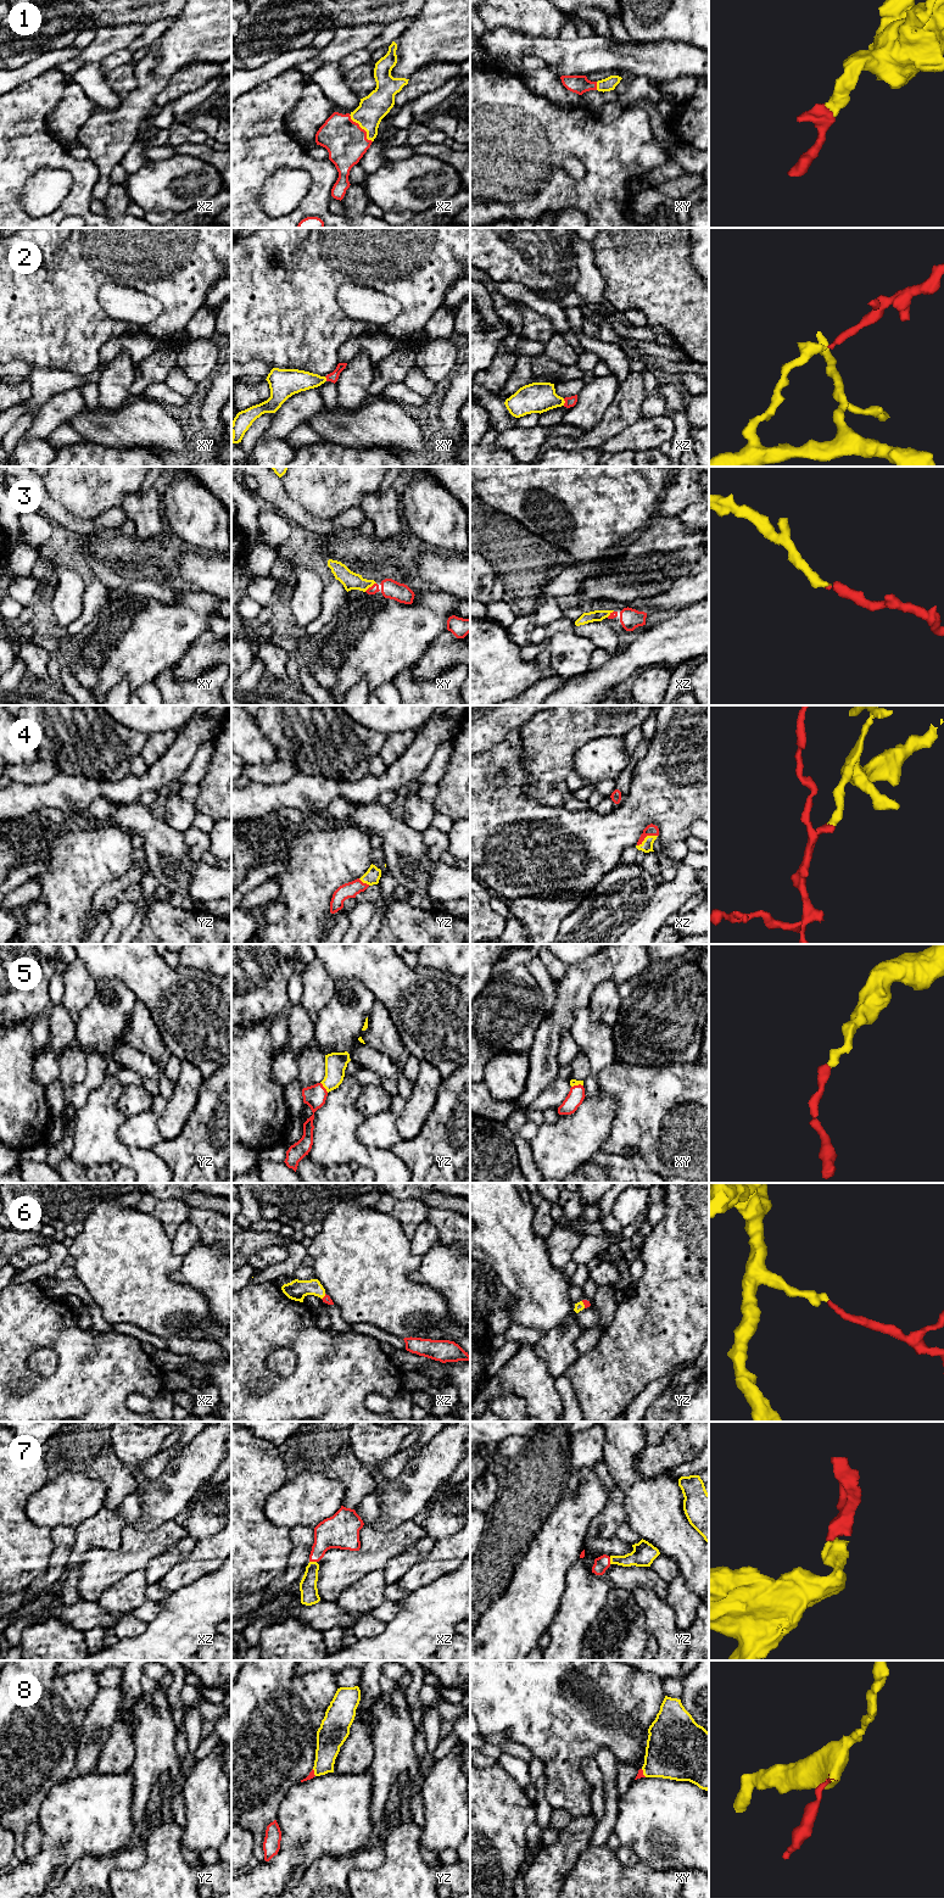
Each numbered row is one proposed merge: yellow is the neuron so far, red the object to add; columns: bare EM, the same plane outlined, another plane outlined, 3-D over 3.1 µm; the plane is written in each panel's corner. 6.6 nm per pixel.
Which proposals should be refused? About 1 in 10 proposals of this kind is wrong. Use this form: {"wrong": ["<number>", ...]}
{"wrong": []}

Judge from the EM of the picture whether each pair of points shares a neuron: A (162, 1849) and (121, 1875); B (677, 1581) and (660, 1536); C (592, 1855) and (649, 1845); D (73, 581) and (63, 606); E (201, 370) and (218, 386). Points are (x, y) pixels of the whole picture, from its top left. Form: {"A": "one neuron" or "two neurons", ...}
{"A": "one neuron", "B": "two neurons", "C": "two neurons", "D": "one neuron", "E": "two neurons"}

